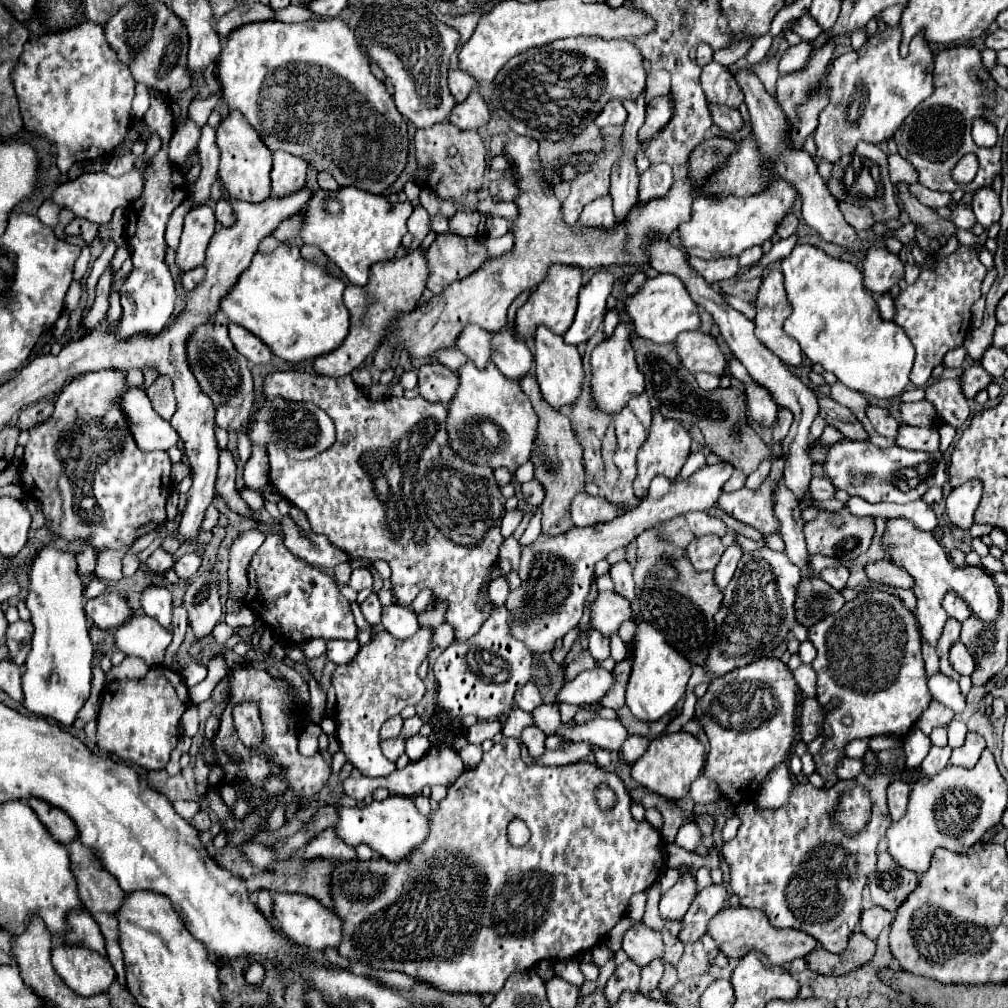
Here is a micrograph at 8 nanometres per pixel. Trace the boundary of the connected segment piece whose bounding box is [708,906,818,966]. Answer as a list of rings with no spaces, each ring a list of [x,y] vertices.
[[[744,906],[720,910],[720,914],[716,914],[716,918],[710,920],[708,934],[716,940],[718,950],[722,950],[728,958],[742,958],[750,950],[760,950],[776,966],[788,964],[794,958],[804,958],[818,948],[818,942],[810,938],[810,934],[792,928],[774,928],[770,920],[766,920],[766,914],[762,910],[750,910]]]

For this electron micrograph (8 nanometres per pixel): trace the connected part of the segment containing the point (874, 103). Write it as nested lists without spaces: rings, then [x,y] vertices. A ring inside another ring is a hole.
[[[898,26],[886,28],[884,34],[874,34],[858,52],[842,54],[832,62],[832,68],[826,74],[828,106],[820,112],[818,126],[814,130],[818,160],[834,164],[842,156],[854,154],[860,140],[874,144],[890,140],[904,118],[930,96],[932,52],[928,44],[922,42],[922,38],[914,38],[906,58],[900,56],[898,46]],[[850,108],[854,108],[854,112]]]

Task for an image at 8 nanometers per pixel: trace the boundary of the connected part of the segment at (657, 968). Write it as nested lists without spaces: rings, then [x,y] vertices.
[[[662,960],[652,962],[650,966],[642,968],[642,980],[640,980],[638,992],[644,994],[644,996],[650,996],[650,992],[658,988],[658,982],[660,982],[660,978],[662,978],[662,970],[664,970]]]

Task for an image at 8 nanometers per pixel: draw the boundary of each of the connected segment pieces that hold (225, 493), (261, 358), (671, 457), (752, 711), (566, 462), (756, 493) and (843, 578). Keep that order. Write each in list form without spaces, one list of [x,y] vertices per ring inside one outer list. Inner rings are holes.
[[[220,450],[220,454],[218,454],[218,476],[216,476],[216,492],[218,492],[218,496],[222,496],[228,502],[230,510],[238,512],[240,516],[244,516],[248,520],[258,522],[258,514],[236,494],[234,478],[236,478],[234,458],[232,458],[230,450]]]
[[[230,322],[228,332],[230,332],[230,340],[232,340],[234,348],[236,348],[250,364],[266,364],[266,362],[272,358],[270,348],[268,348],[260,338],[256,338],[252,332],[248,332],[246,328]]]
[[[654,410],[648,438],[638,452],[638,462],[636,462],[638,474],[636,474],[636,480],[634,480],[634,494],[638,498],[644,498],[648,494],[648,486],[650,486],[652,478],[658,476],[658,474],[662,474],[666,478],[676,478],[680,474],[680,468],[684,466],[688,454],[690,454],[690,446],[692,446],[692,438],[690,438],[688,430],[680,422],[668,420]]]
[[[758,658],[756,662],[750,662],[744,668],[736,668],[712,680],[708,692],[696,702],[696,718],[700,720],[710,740],[710,752],[704,766],[704,776],[718,784],[722,796],[726,790],[728,792],[726,798],[732,804],[740,804],[742,800],[752,798],[760,782],[768,776],[768,772],[788,758],[788,752],[796,742],[796,706],[798,706],[796,688],[798,686],[792,676],[792,670],[780,658]]]
[[[534,376],[522,378],[520,388],[530,398],[534,412],[538,414],[538,442],[534,448],[534,454],[530,460],[536,468],[536,480],[544,486],[546,498],[542,502],[542,530],[572,530],[572,518],[570,518],[570,504],[578,494],[584,494],[584,464],[582,464],[582,448],[576,442],[576,436],[572,432],[570,420],[548,406],[548,402],[542,398],[538,382]]]
[[[776,458],[768,478],[760,484],[758,490],[740,488],[738,492],[722,492],[718,504],[732,518],[756,528],[762,536],[772,536],[780,532],[780,520],[774,514],[774,486],[780,482],[786,466],[786,458]]]
[[[838,564],[838,566],[832,566],[832,568],[826,568],[826,570],[820,572],[820,578],[822,578],[824,582],[828,582],[828,584],[830,584],[834,590],[838,590],[838,592],[846,588],[848,576],[850,576],[850,572],[848,572],[848,568],[846,568],[844,564]]]

